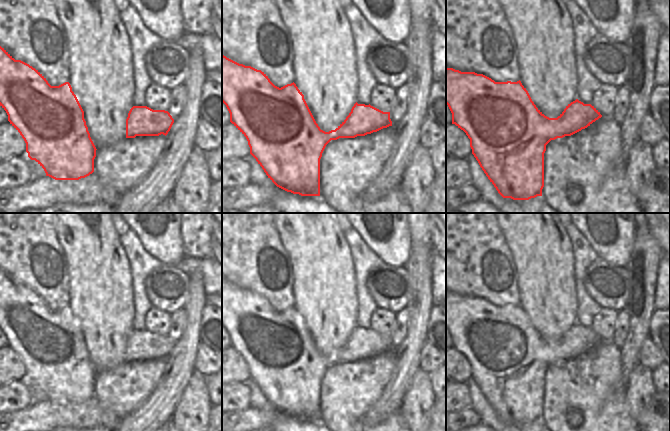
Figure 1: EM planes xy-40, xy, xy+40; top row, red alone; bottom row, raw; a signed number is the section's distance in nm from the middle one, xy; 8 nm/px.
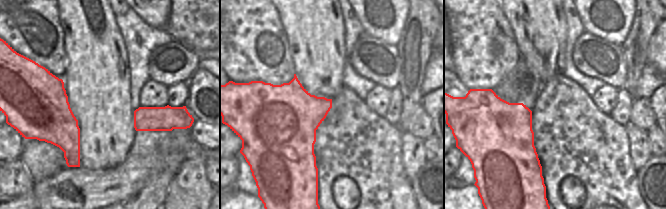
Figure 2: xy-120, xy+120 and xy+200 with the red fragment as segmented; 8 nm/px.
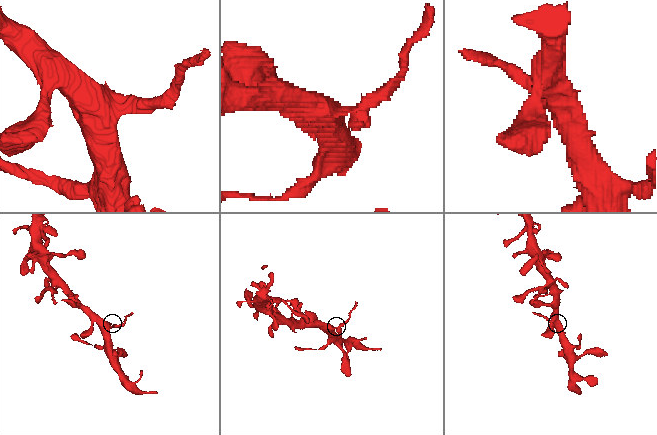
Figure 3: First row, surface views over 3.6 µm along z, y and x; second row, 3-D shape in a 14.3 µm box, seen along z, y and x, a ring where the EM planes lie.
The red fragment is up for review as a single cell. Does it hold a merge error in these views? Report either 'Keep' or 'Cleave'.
Cleave

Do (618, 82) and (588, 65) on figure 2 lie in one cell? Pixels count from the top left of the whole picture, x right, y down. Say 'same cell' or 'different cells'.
same cell

